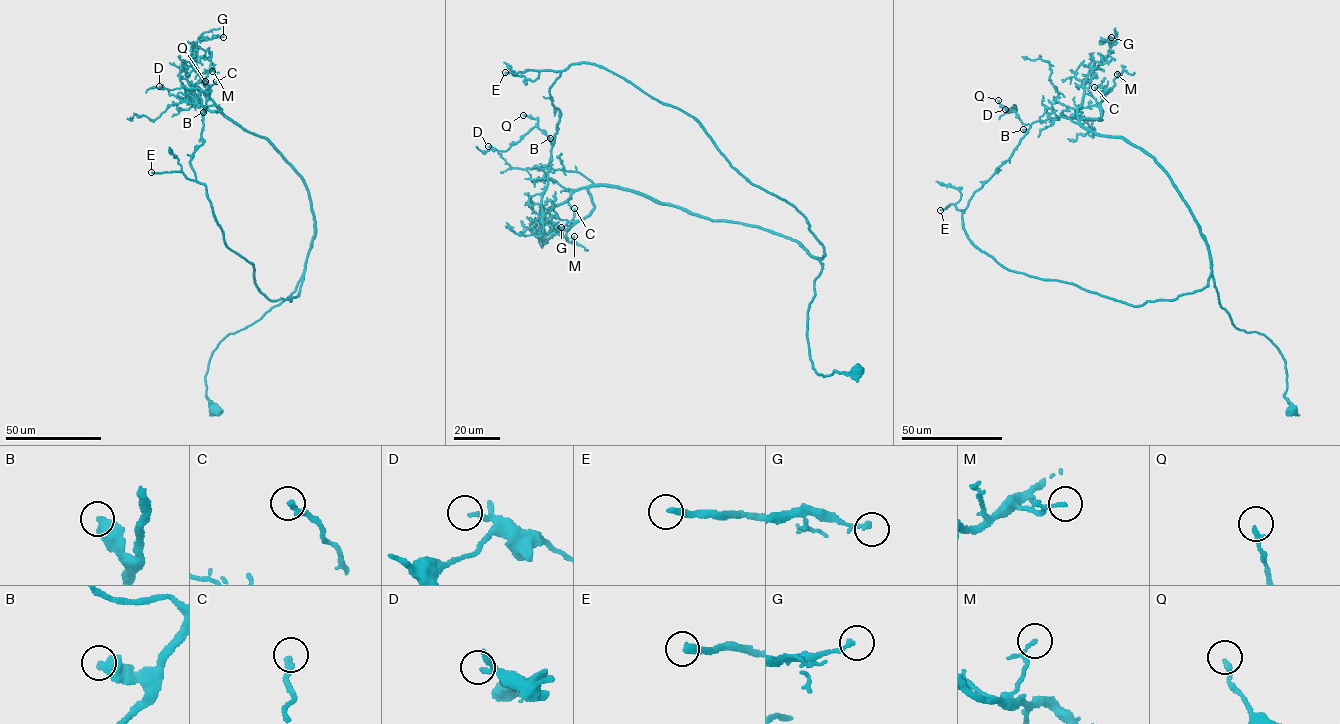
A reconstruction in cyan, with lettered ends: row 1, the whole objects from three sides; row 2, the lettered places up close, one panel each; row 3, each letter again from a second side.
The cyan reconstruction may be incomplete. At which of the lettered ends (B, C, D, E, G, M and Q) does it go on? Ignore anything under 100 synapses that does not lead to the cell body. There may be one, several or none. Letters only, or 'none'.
E

